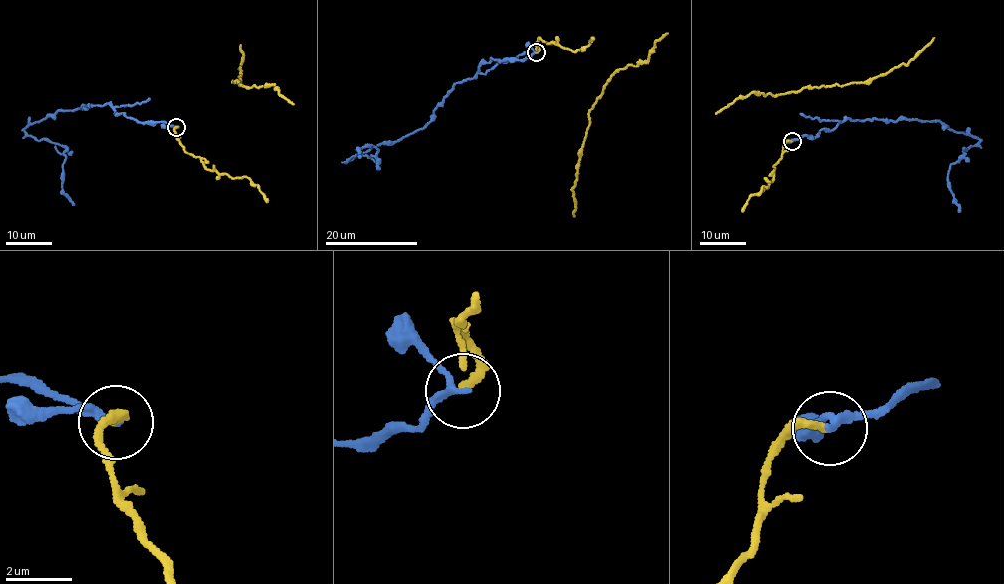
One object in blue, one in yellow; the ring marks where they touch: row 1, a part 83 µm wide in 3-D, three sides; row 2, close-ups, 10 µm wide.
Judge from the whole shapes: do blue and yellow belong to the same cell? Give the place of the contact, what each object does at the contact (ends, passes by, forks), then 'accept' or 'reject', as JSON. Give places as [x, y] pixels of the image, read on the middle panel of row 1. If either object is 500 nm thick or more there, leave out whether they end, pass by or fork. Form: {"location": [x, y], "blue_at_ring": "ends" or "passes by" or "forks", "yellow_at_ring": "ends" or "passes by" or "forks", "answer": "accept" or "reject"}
{"location": [536, 52], "blue_at_ring": "passes by", "yellow_at_ring": "ends", "answer": "accept"}

